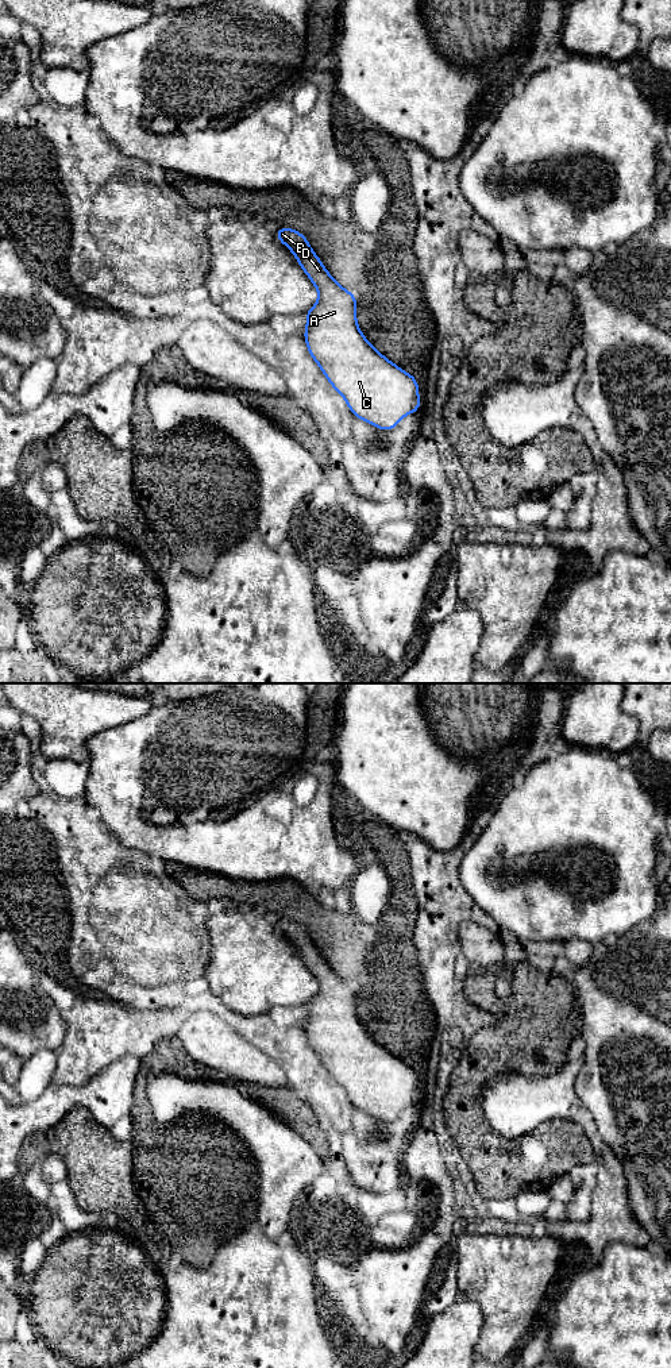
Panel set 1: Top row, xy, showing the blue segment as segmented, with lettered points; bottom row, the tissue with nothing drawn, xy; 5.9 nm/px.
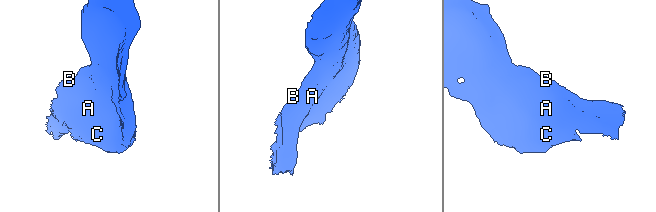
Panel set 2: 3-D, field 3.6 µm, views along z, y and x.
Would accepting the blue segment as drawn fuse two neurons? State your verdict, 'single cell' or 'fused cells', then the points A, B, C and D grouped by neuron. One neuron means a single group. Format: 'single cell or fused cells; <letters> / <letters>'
single cell; A B C D

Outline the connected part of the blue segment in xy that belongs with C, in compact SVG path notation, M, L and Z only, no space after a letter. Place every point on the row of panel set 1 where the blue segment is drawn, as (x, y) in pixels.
M277 228L277 239L294 254L319 293L316 304L305 313L304 339L311 357L355 417L383 431L394 429L404 416L414 413L421 405L414 375L401 370L367 342L356 323L355 293L346 290L327 271L302 234L293 228Z

